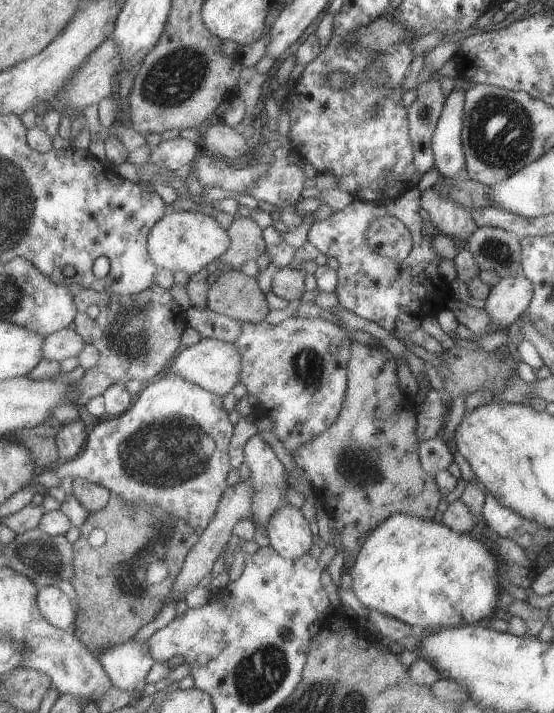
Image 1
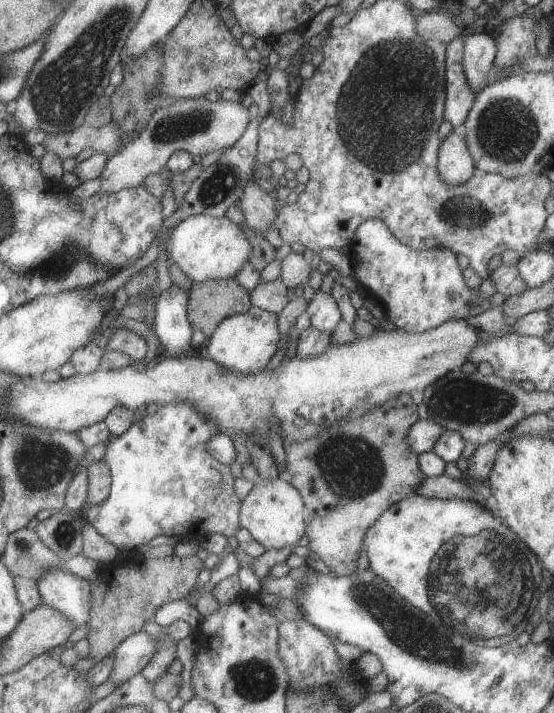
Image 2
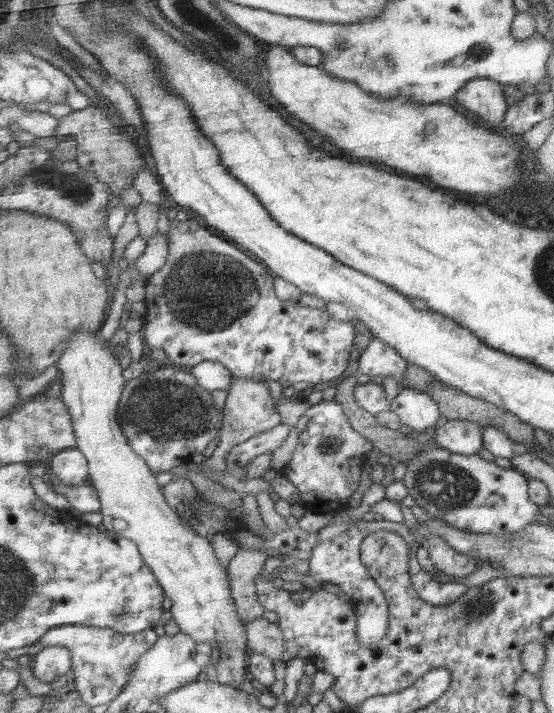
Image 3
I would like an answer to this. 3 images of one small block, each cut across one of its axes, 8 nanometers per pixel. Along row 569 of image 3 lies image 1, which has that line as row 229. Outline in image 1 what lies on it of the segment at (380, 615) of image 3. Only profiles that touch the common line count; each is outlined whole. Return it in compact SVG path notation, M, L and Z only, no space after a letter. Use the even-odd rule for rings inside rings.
M414 188L405 192L396 202L377 204L375 202L353 201L341 211L336 211L326 220L310 225L309 241L319 248L327 257L338 260L339 287L336 294L340 305L363 319L372 321L391 332L395 330L395 318L407 313L419 320L435 317L439 310L435 308L435 300L443 300L443 308L449 301L449 294L435 294L441 290L441 276L437 271L439 258L431 251L431 239L423 236L425 222L418 216L418 191ZM392 215L396 217L412 235L412 250L400 262L391 262L389 258L375 254L367 244L367 228L377 218Z

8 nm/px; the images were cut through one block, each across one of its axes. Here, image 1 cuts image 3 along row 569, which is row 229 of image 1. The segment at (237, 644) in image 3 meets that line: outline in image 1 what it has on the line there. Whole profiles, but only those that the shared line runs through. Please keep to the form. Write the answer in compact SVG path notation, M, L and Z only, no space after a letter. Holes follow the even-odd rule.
M175 212L167 214L151 230L148 237L148 250L153 263L162 270L175 273L184 271L189 275L208 268L229 250L231 238L228 230L217 224L214 216L206 216L197 212Z

